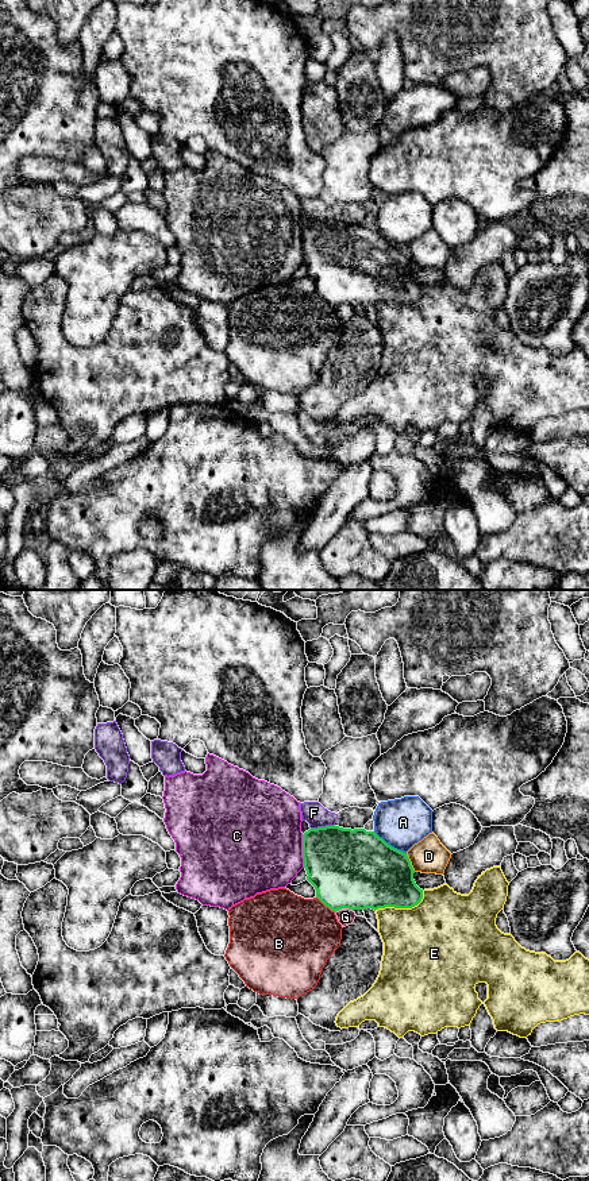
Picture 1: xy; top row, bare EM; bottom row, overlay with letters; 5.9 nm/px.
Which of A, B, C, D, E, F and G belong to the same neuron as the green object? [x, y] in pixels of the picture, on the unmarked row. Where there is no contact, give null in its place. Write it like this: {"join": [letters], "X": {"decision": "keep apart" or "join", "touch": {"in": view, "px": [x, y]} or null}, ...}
{"join": [], "A": {"decision": "keep apart", "touch": {"in": "xy", "px": [389, 240]}}, "B": {"decision": "keep apart", "touch": {"in": "xy", "px": [326, 301]}}, "C": {"decision": "keep apart", "touch": {"in": "xy", "px": [303, 246]}}, "D": {"decision": "keep apart", "touch": {"in": "xy", "px": [410, 258]}}, "E": {"decision": "keep apart", "touch": {"in": "xy", "px": [401, 303]}}, "F": {"decision": "keep apart", "touch": {"in": "xy", "px": [322, 223]}}, "G": {"decision": "keep apart", "touch": {"in": "xy", "px": [343, 303]}}}

